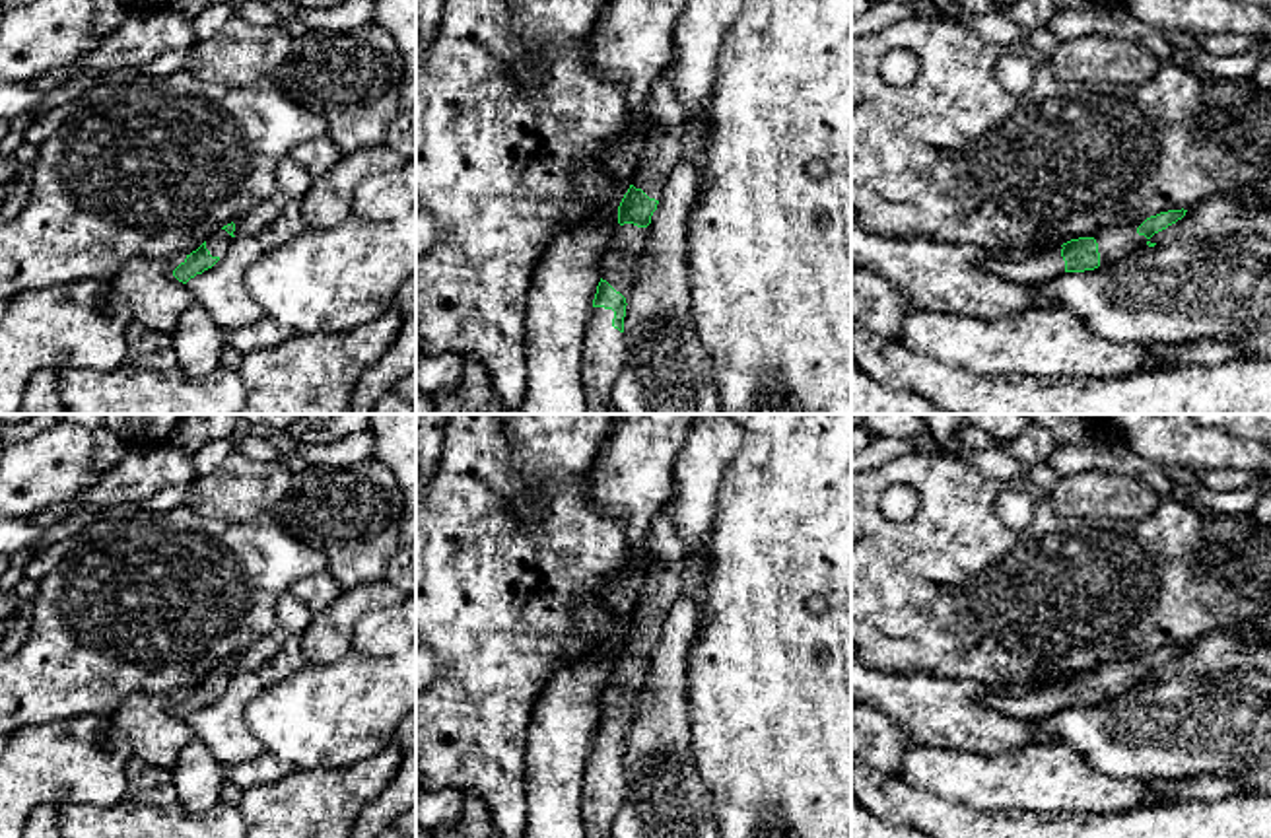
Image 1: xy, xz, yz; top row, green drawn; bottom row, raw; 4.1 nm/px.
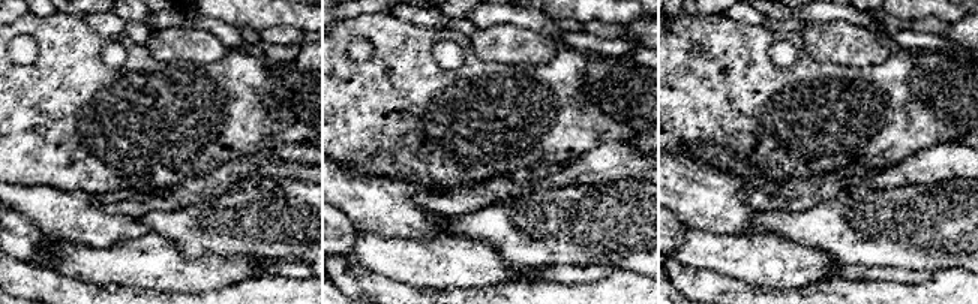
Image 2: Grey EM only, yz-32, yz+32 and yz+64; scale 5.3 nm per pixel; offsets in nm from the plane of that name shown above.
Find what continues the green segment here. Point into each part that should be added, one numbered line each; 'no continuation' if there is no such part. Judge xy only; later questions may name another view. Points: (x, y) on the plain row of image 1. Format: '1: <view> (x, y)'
1: xy (218, 679)

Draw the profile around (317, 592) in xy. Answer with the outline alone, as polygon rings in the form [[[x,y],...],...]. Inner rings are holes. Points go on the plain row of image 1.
[[[328,570],[309,576],[290,589],[290,593],[297,597],[313,614],[326,609],[342,591],[344,589],[328,574]]]

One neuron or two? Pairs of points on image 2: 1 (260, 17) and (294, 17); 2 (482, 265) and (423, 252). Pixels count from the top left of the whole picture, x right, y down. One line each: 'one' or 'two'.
1: one
2: one

